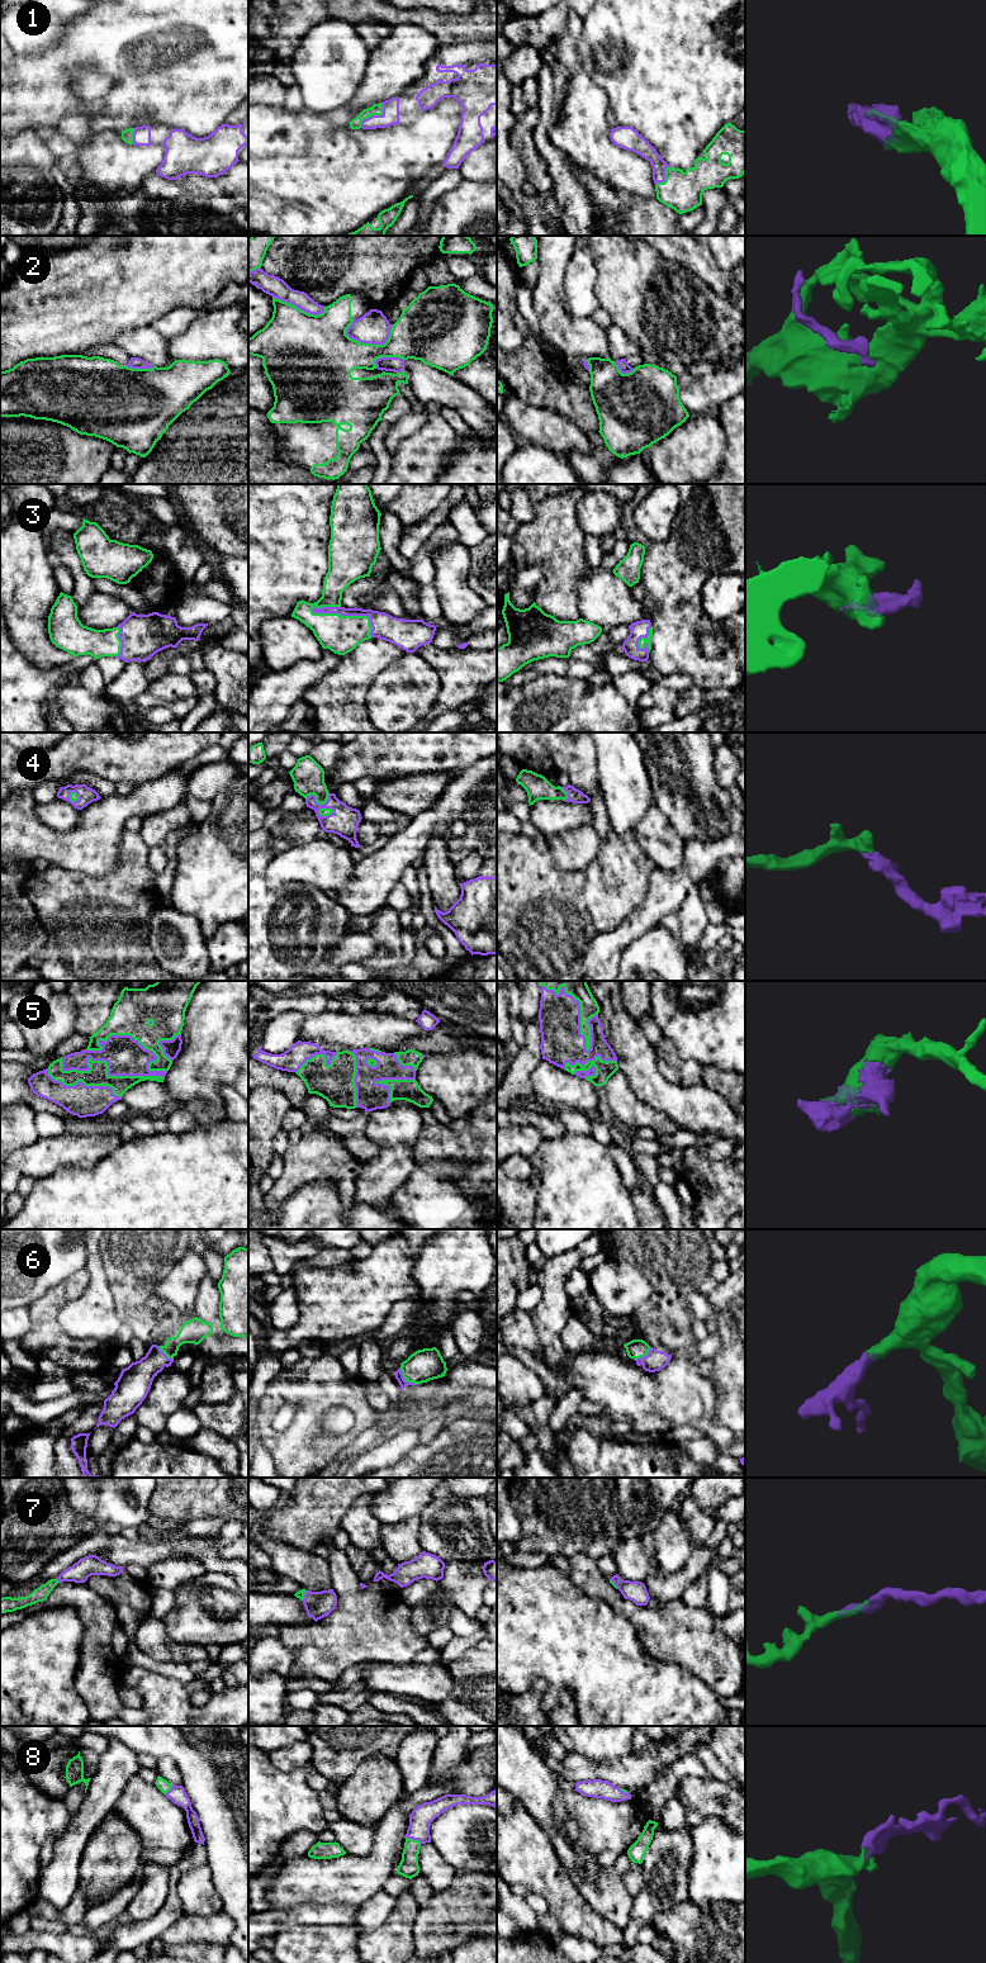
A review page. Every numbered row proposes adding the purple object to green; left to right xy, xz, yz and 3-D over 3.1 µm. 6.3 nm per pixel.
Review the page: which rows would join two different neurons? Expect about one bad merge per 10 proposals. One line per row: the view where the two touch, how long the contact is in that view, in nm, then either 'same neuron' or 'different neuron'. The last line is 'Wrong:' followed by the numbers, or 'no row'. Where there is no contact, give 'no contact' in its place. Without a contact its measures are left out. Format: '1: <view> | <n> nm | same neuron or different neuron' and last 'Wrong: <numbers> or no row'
1: xz | 220 nm | same neuron
2: xz | 300 nm | same neuron
3: xz | 420 nm | same neuron
4: xz | 160 nm | same neuron
5: yz | 500 nm | same neuron
6: xz | 170 nm | same neuron
7: xy | 40 nm | same neuron
8: xz | 110 nm | same neuron
Wrong: no row

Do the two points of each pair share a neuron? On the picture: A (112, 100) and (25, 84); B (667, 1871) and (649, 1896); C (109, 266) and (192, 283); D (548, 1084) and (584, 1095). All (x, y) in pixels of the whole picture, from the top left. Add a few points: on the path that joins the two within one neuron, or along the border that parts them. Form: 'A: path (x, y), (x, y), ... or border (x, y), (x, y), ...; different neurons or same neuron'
A: path (90, 108), (47, 99); same neuron
B: path (665, 1877), (655, 1890); same neuron
C: path (129, 271), (171, 271); same neuron
D: path (557, 1086), (576, 1093); same neuron

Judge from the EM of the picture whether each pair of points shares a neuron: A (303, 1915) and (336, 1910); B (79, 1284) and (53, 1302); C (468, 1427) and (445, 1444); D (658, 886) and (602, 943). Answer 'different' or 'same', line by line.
A: same
B: same
C: same
D: same

